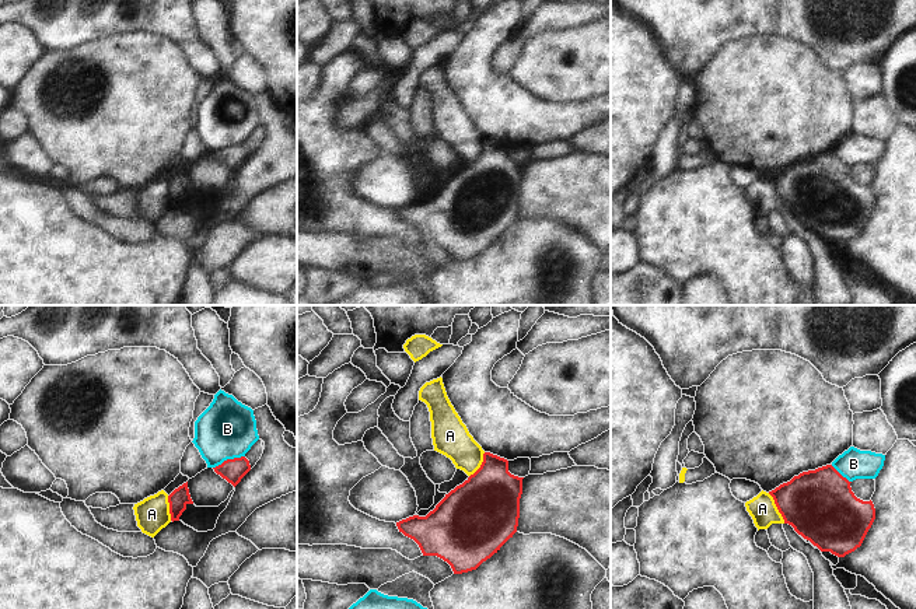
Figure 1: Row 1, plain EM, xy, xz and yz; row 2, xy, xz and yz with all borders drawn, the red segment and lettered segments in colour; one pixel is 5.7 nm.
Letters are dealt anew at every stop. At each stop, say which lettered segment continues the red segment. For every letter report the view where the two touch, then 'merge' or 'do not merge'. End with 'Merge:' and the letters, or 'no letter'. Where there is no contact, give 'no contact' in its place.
A: yz | do not merge
B: xy | do not merge
Merge: no letter

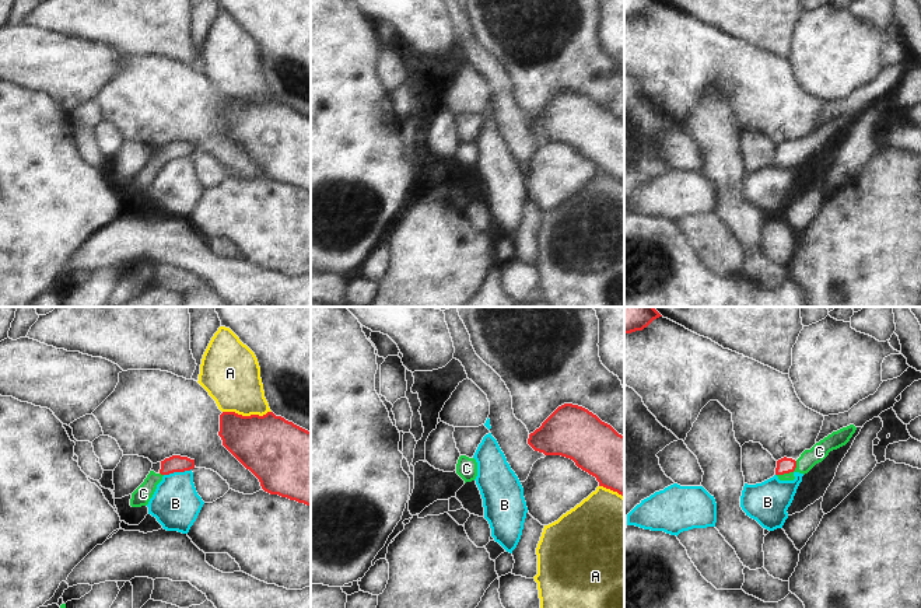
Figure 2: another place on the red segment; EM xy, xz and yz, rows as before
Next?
A: xy | do not merge
B: xy | do not merge
C: yz | merge
Merge: C

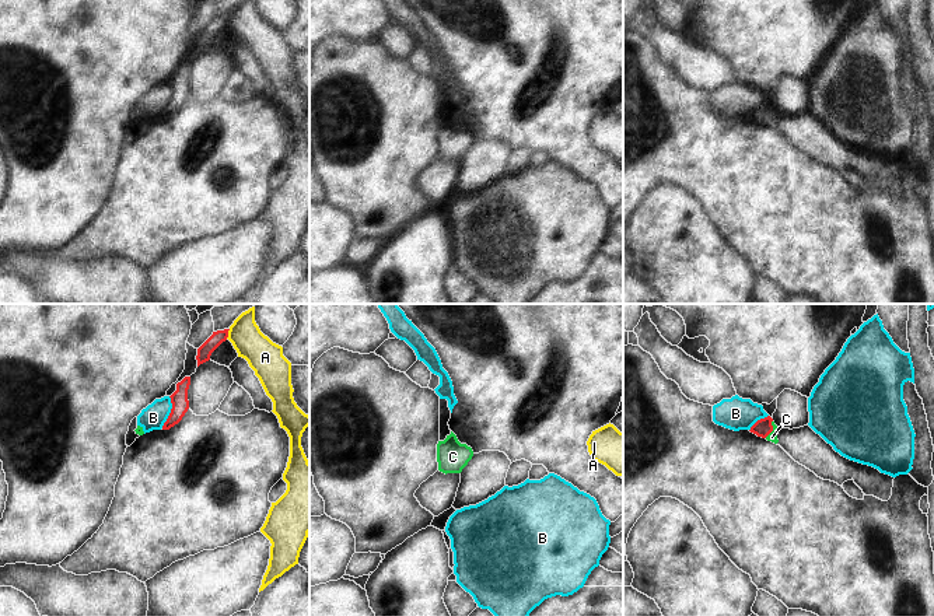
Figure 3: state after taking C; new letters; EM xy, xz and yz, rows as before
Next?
A: xy | do not merge
B: xy | do not merge
C: yz | do not merge
Merge: no letter

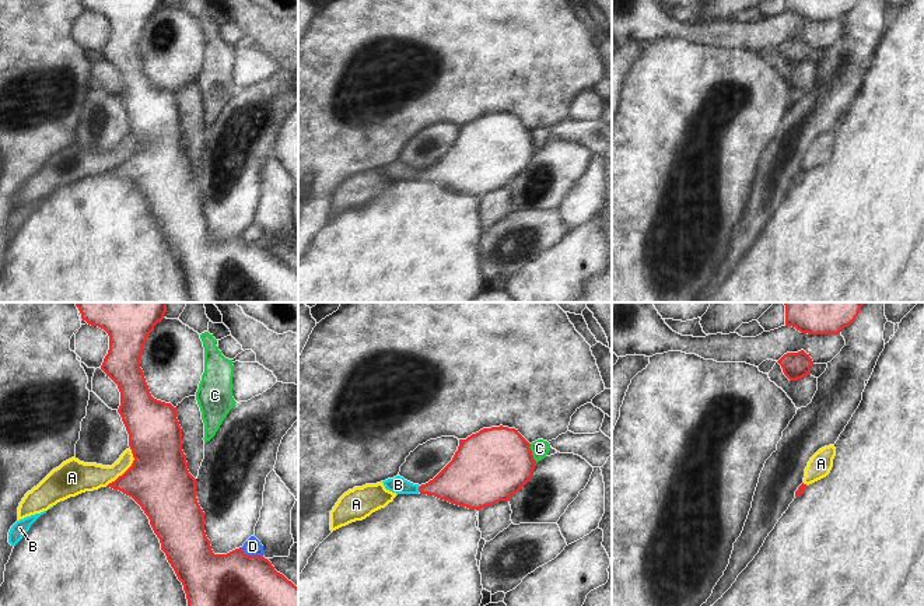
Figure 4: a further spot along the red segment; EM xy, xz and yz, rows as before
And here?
A: xy | do not merge
B: xz | merge
C: xz | do not merge
D: xy | do not merge
Merge: B

